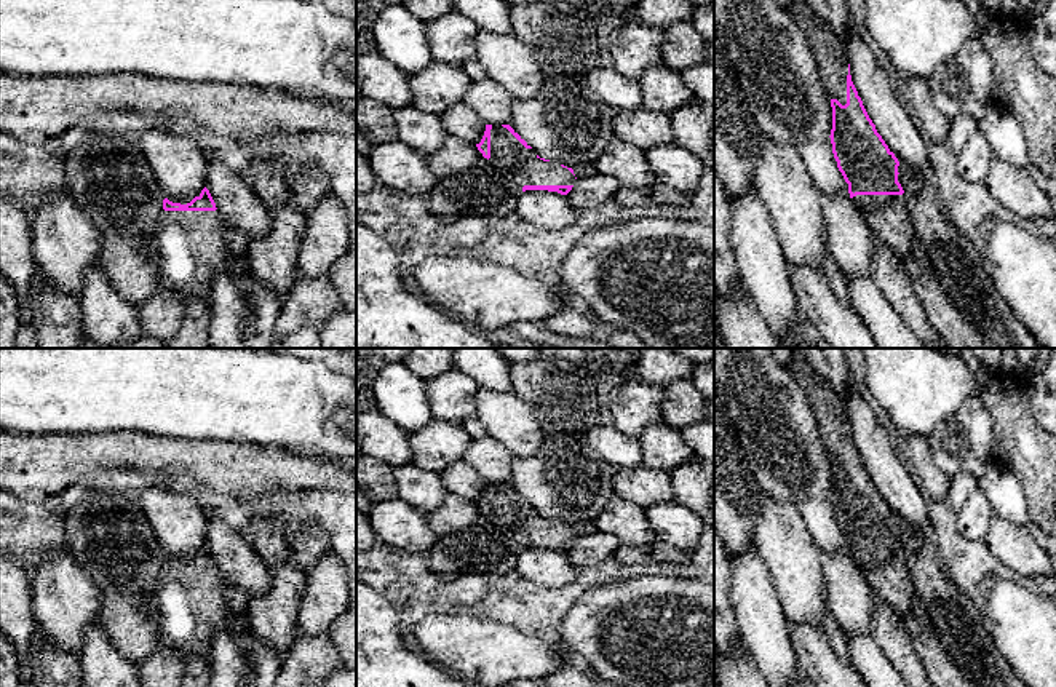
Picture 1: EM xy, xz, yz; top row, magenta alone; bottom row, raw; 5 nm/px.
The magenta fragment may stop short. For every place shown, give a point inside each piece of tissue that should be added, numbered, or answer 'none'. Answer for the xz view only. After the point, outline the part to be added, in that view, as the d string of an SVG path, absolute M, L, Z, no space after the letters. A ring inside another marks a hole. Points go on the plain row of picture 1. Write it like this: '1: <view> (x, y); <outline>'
1: xz (520, 523); M503 484L490 487L489 519L498 522L521 550L524 543L574 543L577 540L567 526L540 518L532 506L526 506Z

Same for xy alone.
1: xy (192, 604); M163 559L157 566L157 601L163 621L160 639L176 649L182 658L198 657L209 663L211 641L217 626L230 618L224 596L225 583L216 569L165 569Z

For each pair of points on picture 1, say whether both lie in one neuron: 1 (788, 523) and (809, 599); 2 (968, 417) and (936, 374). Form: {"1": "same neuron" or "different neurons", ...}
{"1": "same neuron", "2": "different neurons"}

